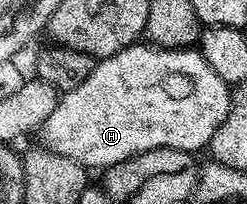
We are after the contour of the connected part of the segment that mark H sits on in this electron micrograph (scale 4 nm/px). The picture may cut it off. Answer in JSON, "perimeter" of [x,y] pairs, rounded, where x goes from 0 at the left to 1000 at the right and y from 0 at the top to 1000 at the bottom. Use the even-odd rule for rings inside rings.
{"perimeter":[[[571,225],[518,230],[405,294],[320,436],[287,436],[235,480],[206,574],[158,632],[162,716],[178,735],[239,750],[239,770],[287,770],[287,789],[332,799],[352,828],[421,828],[648,721],[769,750],[798,750],[810,721],[842,725],[870,632],[927,549],[931,412],[907,407],[887,358],[838,319],[810,245]]]}

